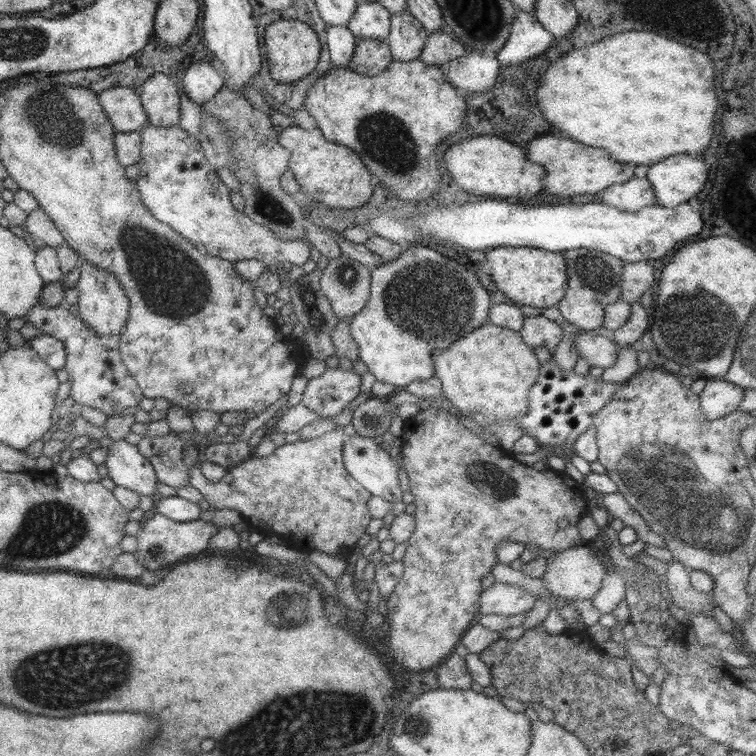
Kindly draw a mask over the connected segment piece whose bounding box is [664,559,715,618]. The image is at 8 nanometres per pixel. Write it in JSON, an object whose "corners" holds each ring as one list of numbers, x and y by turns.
{"corners":[[672,559,671,562,666,564,665,572,665,585,672,600,680,608,692,612,700,613,704,611,709,618,712,618,712,609,715,604,712,604,712,600,708,596,704,596,702,593,697,592,691,586,691,576,688,568,684,567,676,559]]}

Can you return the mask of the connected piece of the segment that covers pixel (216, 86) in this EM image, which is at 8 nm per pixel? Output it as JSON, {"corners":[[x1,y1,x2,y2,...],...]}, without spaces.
{"corners":[[200,60,185,69,185,94,201,107,225,87,225,79,218,75,212,64]]}

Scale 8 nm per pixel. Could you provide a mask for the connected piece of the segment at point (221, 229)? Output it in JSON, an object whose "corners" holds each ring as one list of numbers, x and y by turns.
{"corners":[[147,124,141,133,141,156,137,163,140,173,134,181,142,202,158,221,168,224,176,233,201,247,208,255,222,257,233,263,256,259,262,261,269,270,278,271,282,267,295,273,308,262,312,243,306,238,280,241,270,230,234,208,230,200,230,188,218,177,216,168,208,163,197,138,190,136,179,125,161,128]]}

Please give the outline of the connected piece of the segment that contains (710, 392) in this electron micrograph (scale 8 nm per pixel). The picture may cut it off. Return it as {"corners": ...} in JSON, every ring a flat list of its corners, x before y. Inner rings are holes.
{"corners":[[707,378,706,387,699,394,701,410,708,420,716,420,734,412,744,400,745,390,723,379]]}

